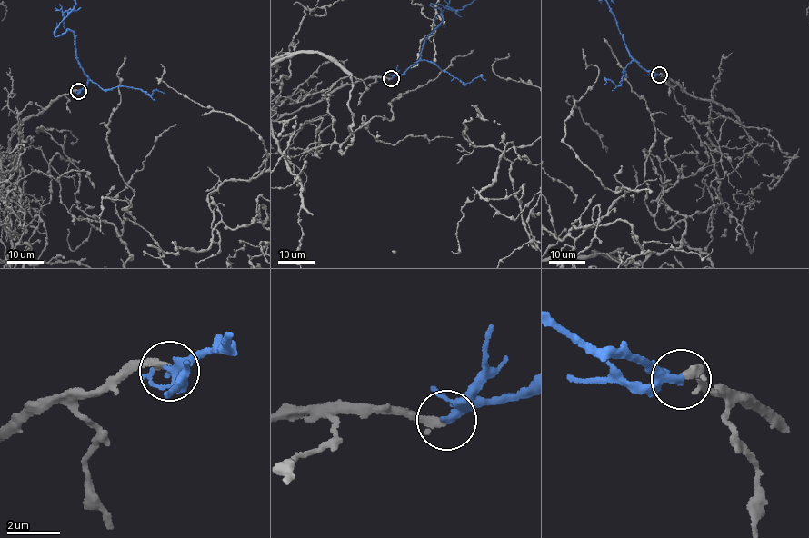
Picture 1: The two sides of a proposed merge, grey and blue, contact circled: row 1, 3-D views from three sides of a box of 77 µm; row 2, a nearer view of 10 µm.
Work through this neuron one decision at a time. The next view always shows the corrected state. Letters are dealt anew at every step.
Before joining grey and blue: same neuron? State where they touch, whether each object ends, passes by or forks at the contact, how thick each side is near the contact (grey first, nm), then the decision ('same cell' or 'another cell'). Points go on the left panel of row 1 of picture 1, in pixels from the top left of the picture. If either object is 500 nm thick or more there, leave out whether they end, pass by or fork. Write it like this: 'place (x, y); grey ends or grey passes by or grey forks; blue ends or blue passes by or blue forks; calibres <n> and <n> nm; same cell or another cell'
place (78, 91); grey ends; blue forks; calibres 280 and 200 nm; same cell

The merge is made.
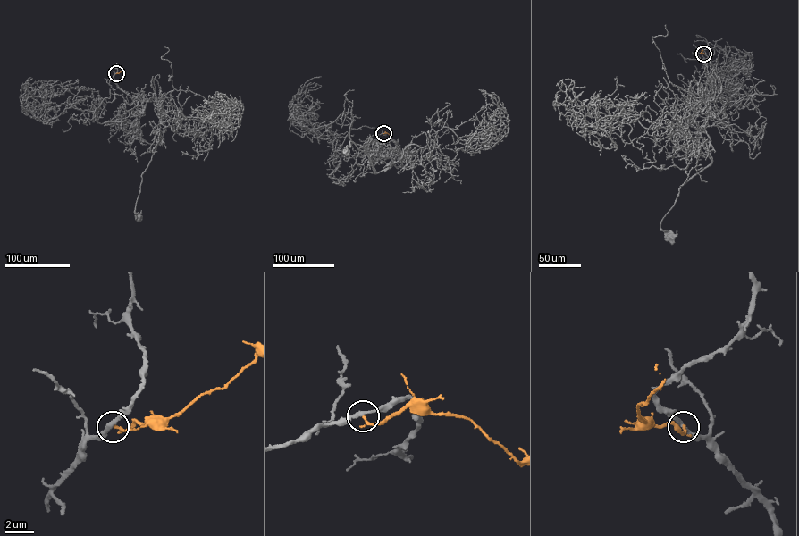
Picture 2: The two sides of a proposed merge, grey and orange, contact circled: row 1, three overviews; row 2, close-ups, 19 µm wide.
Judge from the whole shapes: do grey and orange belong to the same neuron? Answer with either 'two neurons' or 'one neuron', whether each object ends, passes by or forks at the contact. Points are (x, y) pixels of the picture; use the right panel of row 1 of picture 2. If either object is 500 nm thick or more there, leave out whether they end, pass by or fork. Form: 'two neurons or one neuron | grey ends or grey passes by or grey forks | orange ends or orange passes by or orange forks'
two neurons | grey passes by | orange ends

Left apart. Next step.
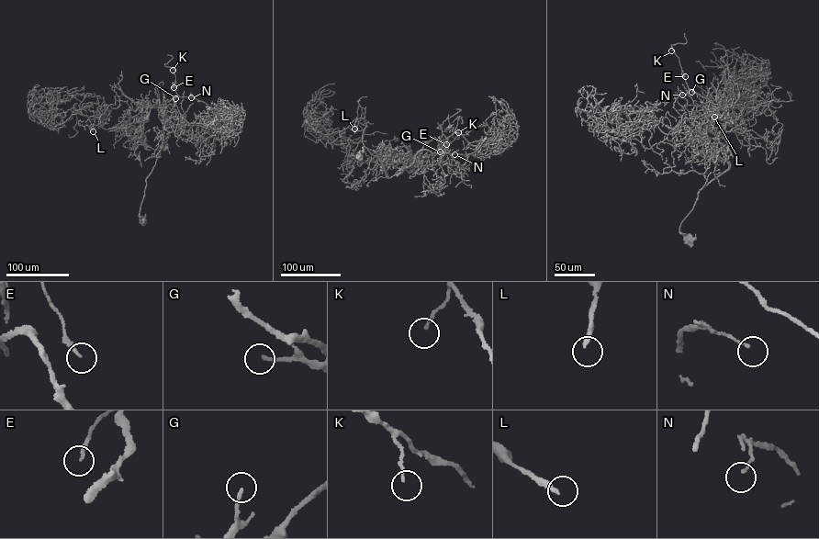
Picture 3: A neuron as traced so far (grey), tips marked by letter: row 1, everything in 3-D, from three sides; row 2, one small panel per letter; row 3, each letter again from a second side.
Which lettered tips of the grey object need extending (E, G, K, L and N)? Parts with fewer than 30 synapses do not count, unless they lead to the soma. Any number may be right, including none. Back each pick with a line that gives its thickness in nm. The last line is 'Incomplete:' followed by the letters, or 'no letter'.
L: 190 nm thick
Incomplete: L

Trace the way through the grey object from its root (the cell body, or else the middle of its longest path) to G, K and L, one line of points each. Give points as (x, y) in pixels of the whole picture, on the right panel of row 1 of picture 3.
G: (690, 241), (679, 230), (681, 222), (692, 209), (699, 191), (729, 164), (704, 138), (714, 105), (691, 92)
K: (690, 241), (679, 230), (681, 222), (699, 191), (729, 163), (704, 138), (714, 105), (689, 87), (671, 50)
L: (690, 241), (681, 222), (699, 191), (730, 166), (725, 140), (708, 130), (728, 120), (699, 106), (714, 117)

